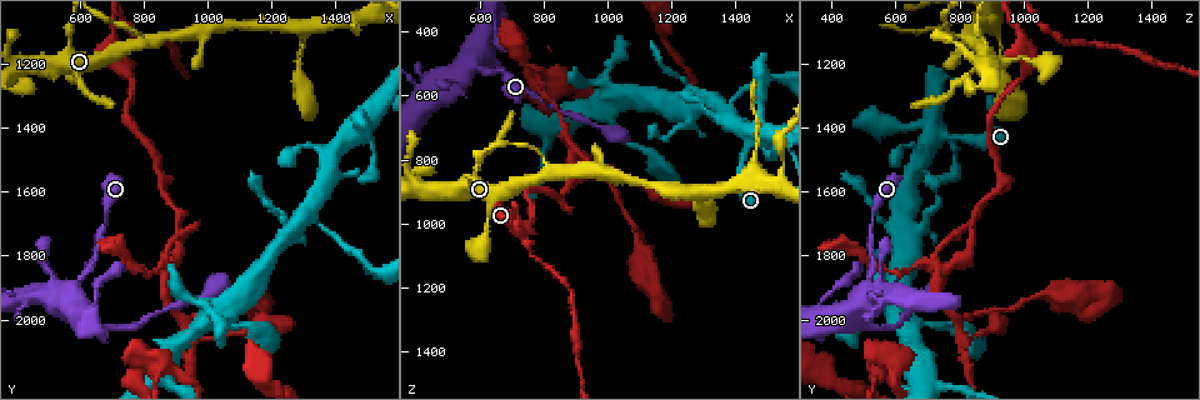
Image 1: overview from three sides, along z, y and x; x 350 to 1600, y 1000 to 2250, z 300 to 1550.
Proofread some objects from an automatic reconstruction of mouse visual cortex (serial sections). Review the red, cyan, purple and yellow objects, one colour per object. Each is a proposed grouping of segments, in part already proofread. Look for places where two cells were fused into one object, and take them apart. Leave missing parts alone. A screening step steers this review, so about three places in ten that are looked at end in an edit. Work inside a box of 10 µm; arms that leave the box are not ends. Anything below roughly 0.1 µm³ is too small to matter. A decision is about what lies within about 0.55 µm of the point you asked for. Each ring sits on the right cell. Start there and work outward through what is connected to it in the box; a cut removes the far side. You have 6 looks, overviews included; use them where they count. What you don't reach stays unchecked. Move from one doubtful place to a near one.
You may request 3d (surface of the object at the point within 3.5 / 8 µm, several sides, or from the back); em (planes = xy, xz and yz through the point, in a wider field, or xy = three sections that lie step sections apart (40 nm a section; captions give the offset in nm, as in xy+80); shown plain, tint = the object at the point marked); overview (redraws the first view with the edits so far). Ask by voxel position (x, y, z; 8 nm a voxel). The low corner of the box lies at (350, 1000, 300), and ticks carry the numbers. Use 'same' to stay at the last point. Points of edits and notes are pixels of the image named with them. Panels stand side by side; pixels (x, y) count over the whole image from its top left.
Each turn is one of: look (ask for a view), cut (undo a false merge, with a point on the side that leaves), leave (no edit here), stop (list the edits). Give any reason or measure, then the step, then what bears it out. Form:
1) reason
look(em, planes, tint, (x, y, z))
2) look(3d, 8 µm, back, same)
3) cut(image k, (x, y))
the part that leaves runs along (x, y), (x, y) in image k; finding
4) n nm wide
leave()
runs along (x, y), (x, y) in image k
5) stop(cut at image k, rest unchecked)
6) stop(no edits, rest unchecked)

thick turns thin
look(3d, 8 µm, (760, 1260, 980))

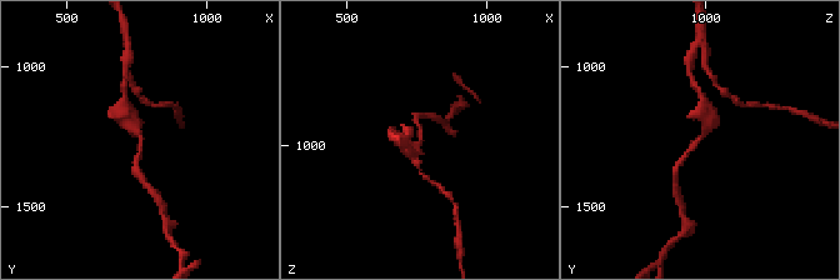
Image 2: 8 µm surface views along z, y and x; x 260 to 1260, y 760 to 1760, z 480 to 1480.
zoom in
look(3d, 3.5 µm, same)

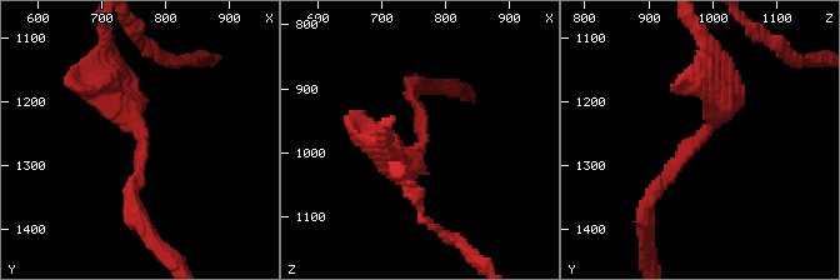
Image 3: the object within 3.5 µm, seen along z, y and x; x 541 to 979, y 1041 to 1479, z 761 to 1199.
leave()
one cell here

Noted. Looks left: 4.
abrupt turn
look(3d, 8 µm, (880, 1850, 750))

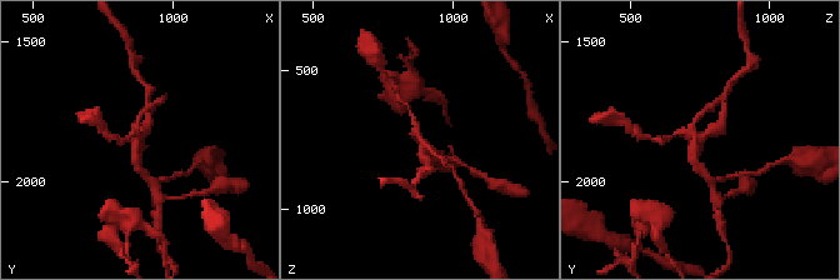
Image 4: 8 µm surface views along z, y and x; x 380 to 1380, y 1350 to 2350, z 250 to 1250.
look(3d, 3.5 µm, same)

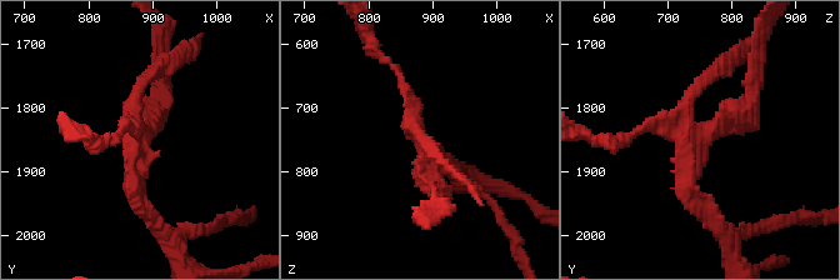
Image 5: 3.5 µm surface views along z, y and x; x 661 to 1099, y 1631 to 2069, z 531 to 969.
now the EM
look(em, xy, step 1, tint, (880, 1840, 745))

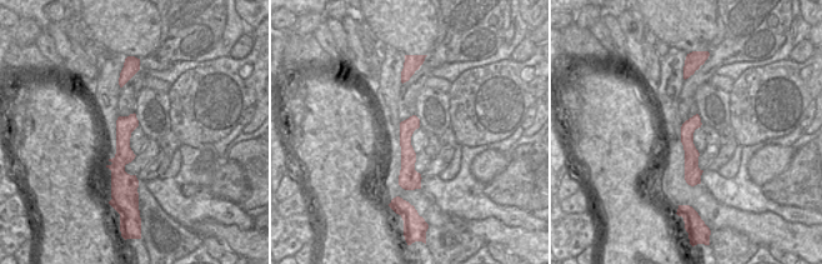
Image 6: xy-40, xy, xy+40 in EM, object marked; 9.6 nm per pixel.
leave()
all the same cell

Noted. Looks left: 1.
stop(no edits, rest unchecked)

